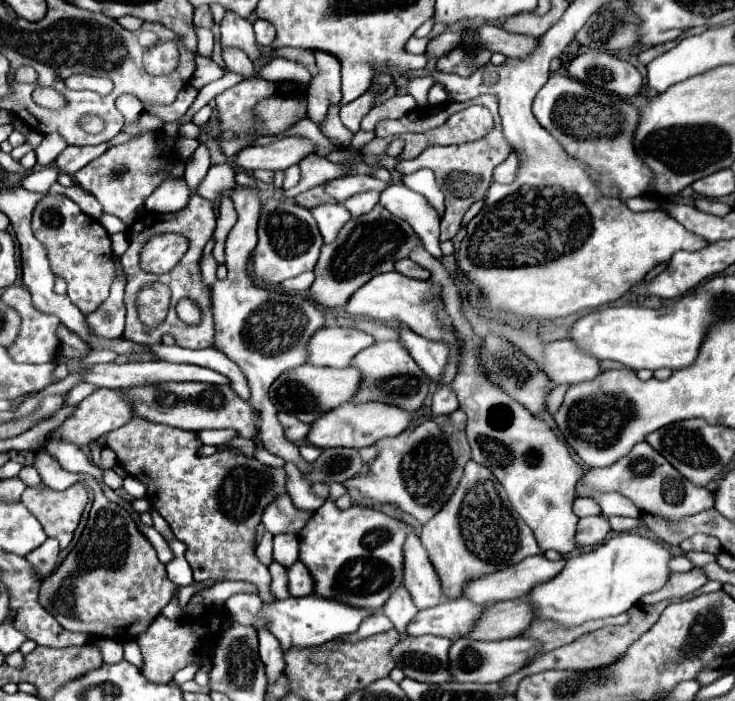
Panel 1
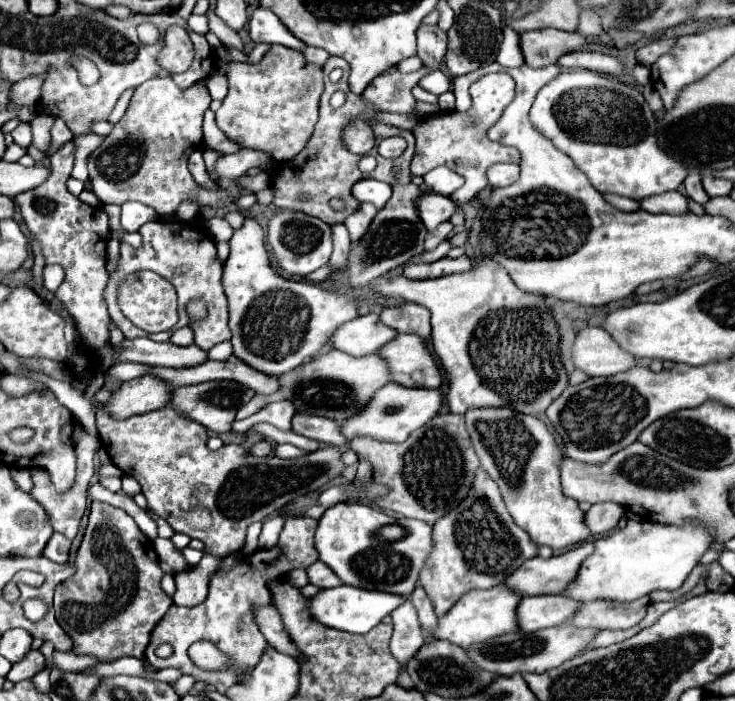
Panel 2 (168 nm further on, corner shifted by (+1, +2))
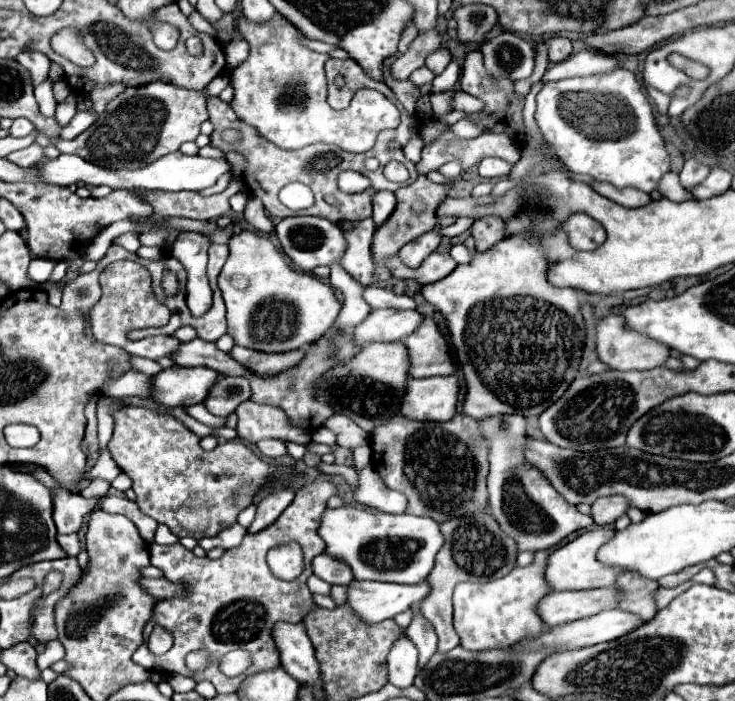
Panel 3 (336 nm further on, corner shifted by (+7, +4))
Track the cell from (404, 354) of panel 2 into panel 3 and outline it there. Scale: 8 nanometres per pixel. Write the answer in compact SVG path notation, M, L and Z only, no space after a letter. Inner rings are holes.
M424 319L418 331L404 339L404 343L412 359L410 367L412 377L452 375L456 371L448 341L434 319Z

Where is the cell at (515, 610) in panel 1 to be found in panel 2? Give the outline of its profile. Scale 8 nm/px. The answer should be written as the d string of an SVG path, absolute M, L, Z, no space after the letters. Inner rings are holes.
M536 595L524 597L516 607L516 621L522 633L534 633L546 627L556 627L568 621L578 603L562 595Z

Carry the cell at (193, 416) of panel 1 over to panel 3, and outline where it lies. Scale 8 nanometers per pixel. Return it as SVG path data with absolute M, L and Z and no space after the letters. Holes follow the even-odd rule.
M222 377L214 387L210 389L210 395L206 397L204 405L212 415L226 417L236 411L236 407L250 399L250 383L242 377Z

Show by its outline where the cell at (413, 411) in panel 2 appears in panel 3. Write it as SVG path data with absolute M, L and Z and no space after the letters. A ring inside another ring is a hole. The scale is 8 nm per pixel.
M456 375L410 379L402 415L418 421L450 421L458 413L460 381Z

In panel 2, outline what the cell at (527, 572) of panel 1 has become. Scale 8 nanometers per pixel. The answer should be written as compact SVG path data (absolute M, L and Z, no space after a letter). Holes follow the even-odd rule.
M584 543L562 555L552 555L550 559L532 557L518 567L504 585L514 589L522 597L528 595L556 595L574 579L576 569L594 549L594 543Z

